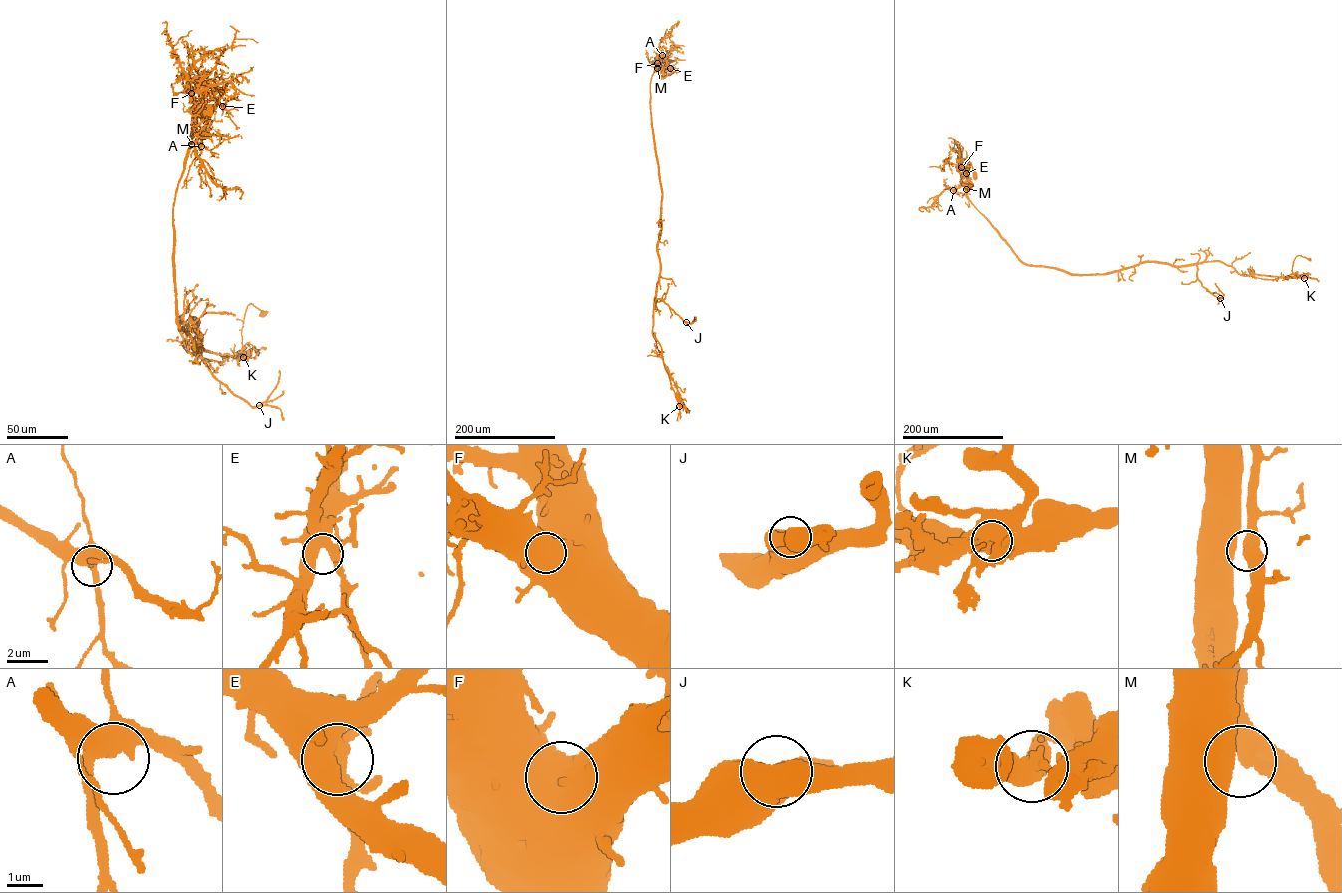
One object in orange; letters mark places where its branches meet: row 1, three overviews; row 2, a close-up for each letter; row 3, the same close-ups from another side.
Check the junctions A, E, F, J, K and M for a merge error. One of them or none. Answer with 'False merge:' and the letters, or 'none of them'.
False merge: K

